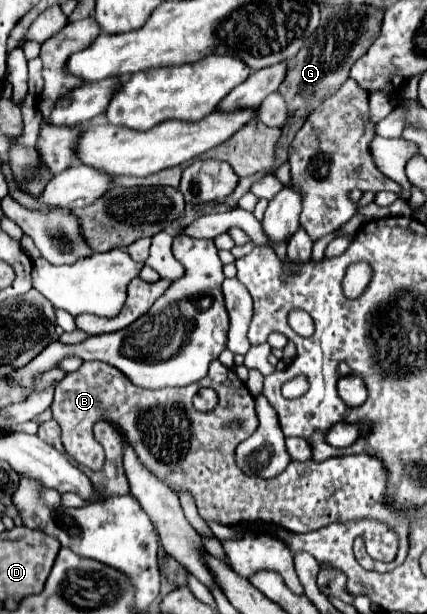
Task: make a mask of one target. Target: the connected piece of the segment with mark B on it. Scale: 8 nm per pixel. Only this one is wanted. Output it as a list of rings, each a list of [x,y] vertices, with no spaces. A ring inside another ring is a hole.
[[[218,360],[210,364],[210,372],[206,378],[202,378],[196,384],[190,384],[186,388],[160,388],[160,390],[146,390],[134,386],[118,368],[106,364],[106,362],[84,362],[76,372],[66,374],[66,378],[58,384],[54,392],[54,404],[52,404],[52,414],[54,420],[62,428],[62,444],[66,452],[78,462],[88,466],[94,472],[100,472],[104,468],[104,448],[96,442],[94,438],[94,424],[100,420],[114,422],[116,426],[122,428],[122,432],[128,436],[130,446],[138,454],[138,460],[156,476],[162,478],[170,490],[176,494],[180,492],[190,492],[200,516],[206,522],[216,522],[222,526],[238,526],[238,524],[250,524],[250,522],[266,522],[266,524],[276,524],[282,526],[290,532],[312,532],[320,530],[332,522],[348,522],[348,520],[358,520],[358,518],[374,518],[384,524],[388,524],[398,536],[400,536],[400,546],[398,554],[392,562],[380,562],[372,560],[364,548],[356,548],[356,559],[366,570],[376,572],[390,572],[398,564],[404,562],[406,552],[408,552],[408,520],[400,514],[394,514],[390,508],[382,504],[384,498],[384,488],[386,488],[386,470],[378,462],[378,458],[368,456],[368,454],[354,454],[354,456],[338,456],[330,458],[324,462],[290,462],[290,466],[276,478],[272,480],[262,480],[262,478],[248,478],[234,462],[234,448],[250,438],[254,430],[258,428],[258,416],[254,410],[254,398],[250,390],[244,386],[244,382],[236,376],[234,370],[222,366]],[[208,384],[208,388],[218,392],[218,406],[212,412],[196,412],[192,408],[192,398],[194,394]],[[230,420],[242,420],[242,426],[238,430],[224,430],[224,424]]]

